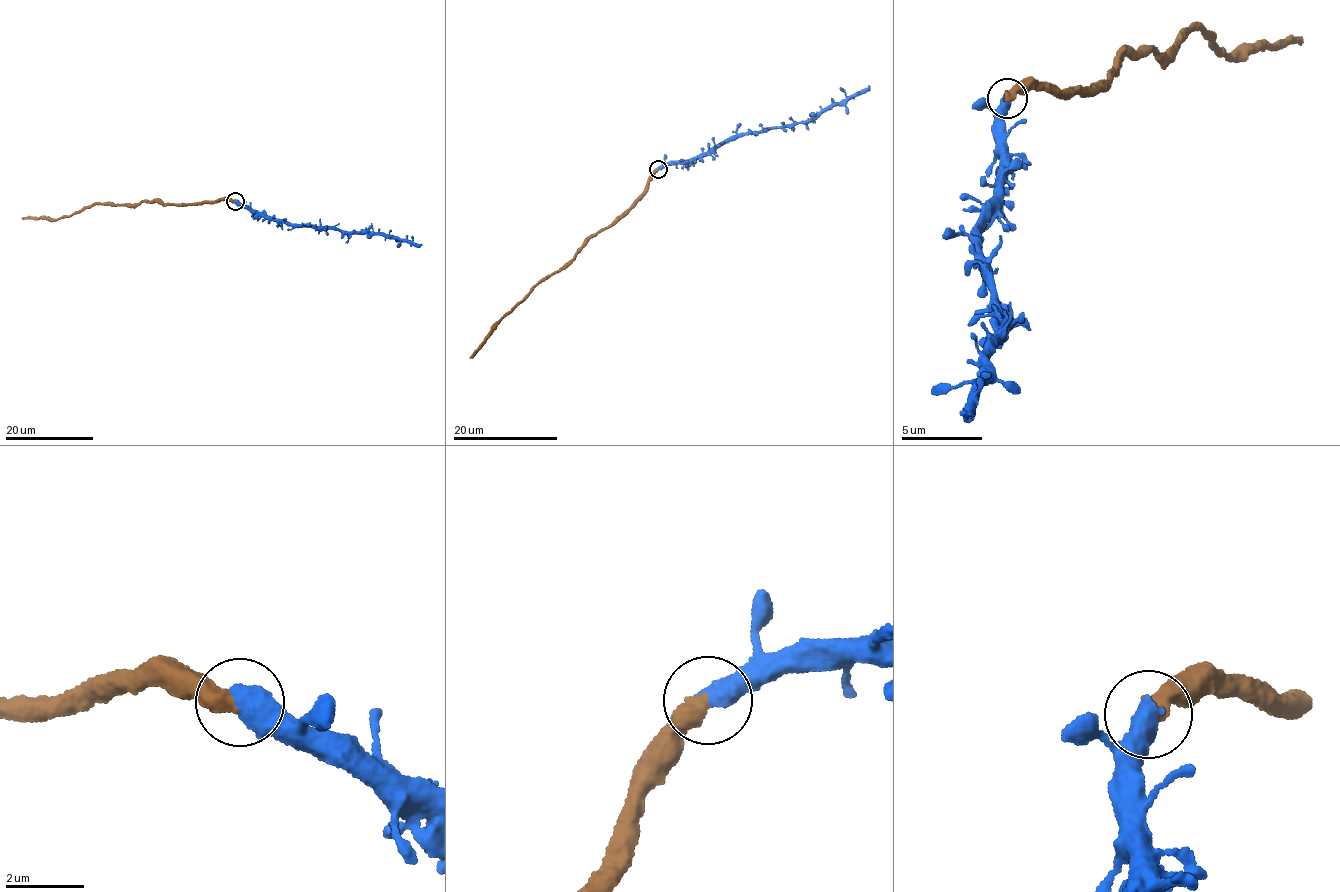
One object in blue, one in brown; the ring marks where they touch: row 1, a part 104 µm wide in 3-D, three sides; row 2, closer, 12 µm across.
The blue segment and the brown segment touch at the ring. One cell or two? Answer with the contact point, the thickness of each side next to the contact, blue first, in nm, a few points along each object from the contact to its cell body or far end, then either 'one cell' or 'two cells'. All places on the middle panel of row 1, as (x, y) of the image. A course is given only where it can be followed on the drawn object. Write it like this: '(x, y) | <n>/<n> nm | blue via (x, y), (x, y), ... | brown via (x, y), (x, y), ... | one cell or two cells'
(658, 169) | 600/480 nm | blue via (657, 169), (713, 151), (728, 140), (788, 124), (808, 122), (862, 93), (868, 85) | brown via (657, 169), (627, 209), (607, 227), (593, 233), (570, 260), (541, 278), (523, 299), (506, 312), (470, 358) | two cells

